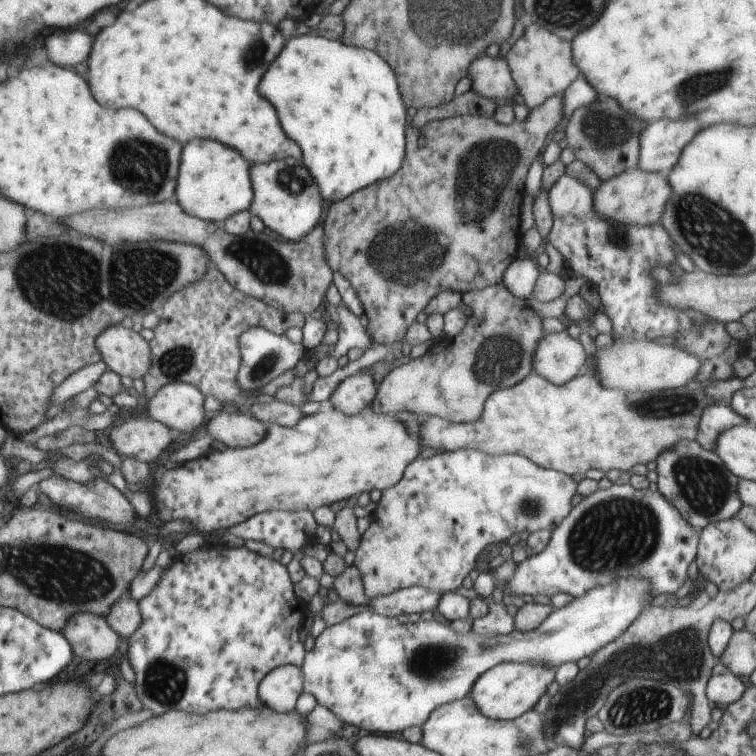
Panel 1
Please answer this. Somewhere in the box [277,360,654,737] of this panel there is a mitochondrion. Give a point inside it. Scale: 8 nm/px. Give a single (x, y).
(430, 663)

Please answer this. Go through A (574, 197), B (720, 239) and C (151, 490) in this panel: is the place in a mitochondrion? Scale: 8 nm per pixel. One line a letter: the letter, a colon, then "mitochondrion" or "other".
A: other
B: mitochondrion
C: other

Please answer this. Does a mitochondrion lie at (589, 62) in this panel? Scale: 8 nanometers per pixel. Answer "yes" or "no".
no

